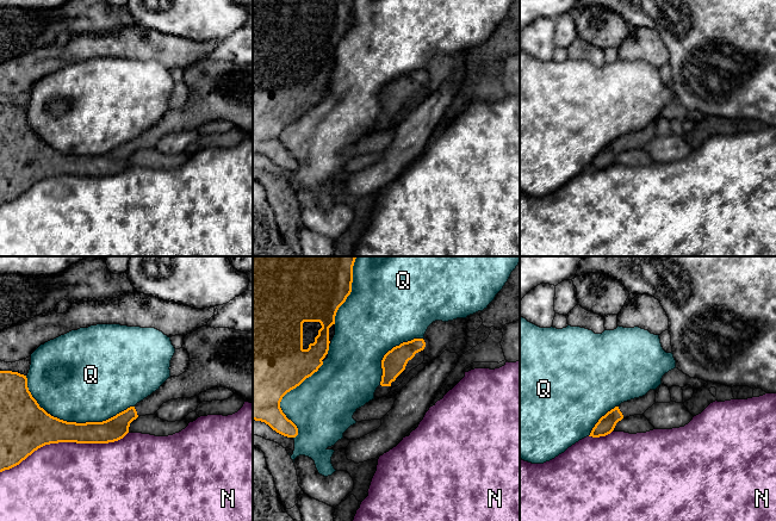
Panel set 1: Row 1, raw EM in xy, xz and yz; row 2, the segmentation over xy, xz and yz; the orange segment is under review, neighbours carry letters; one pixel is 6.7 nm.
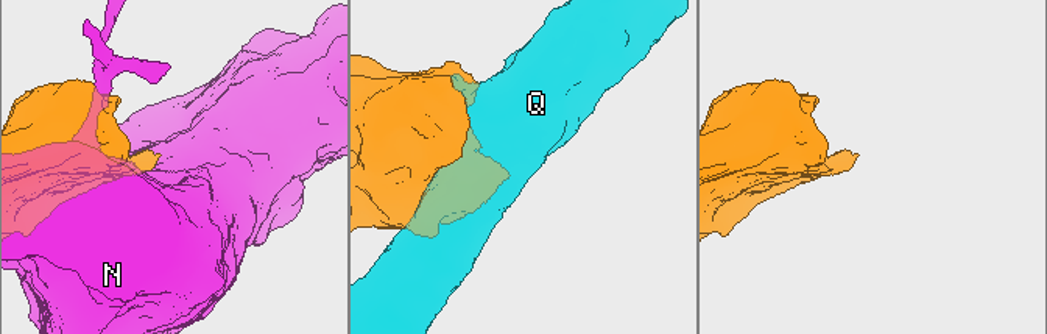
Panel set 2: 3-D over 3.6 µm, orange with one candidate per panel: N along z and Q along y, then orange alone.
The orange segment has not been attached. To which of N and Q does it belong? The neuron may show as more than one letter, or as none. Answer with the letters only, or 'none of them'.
none of them

